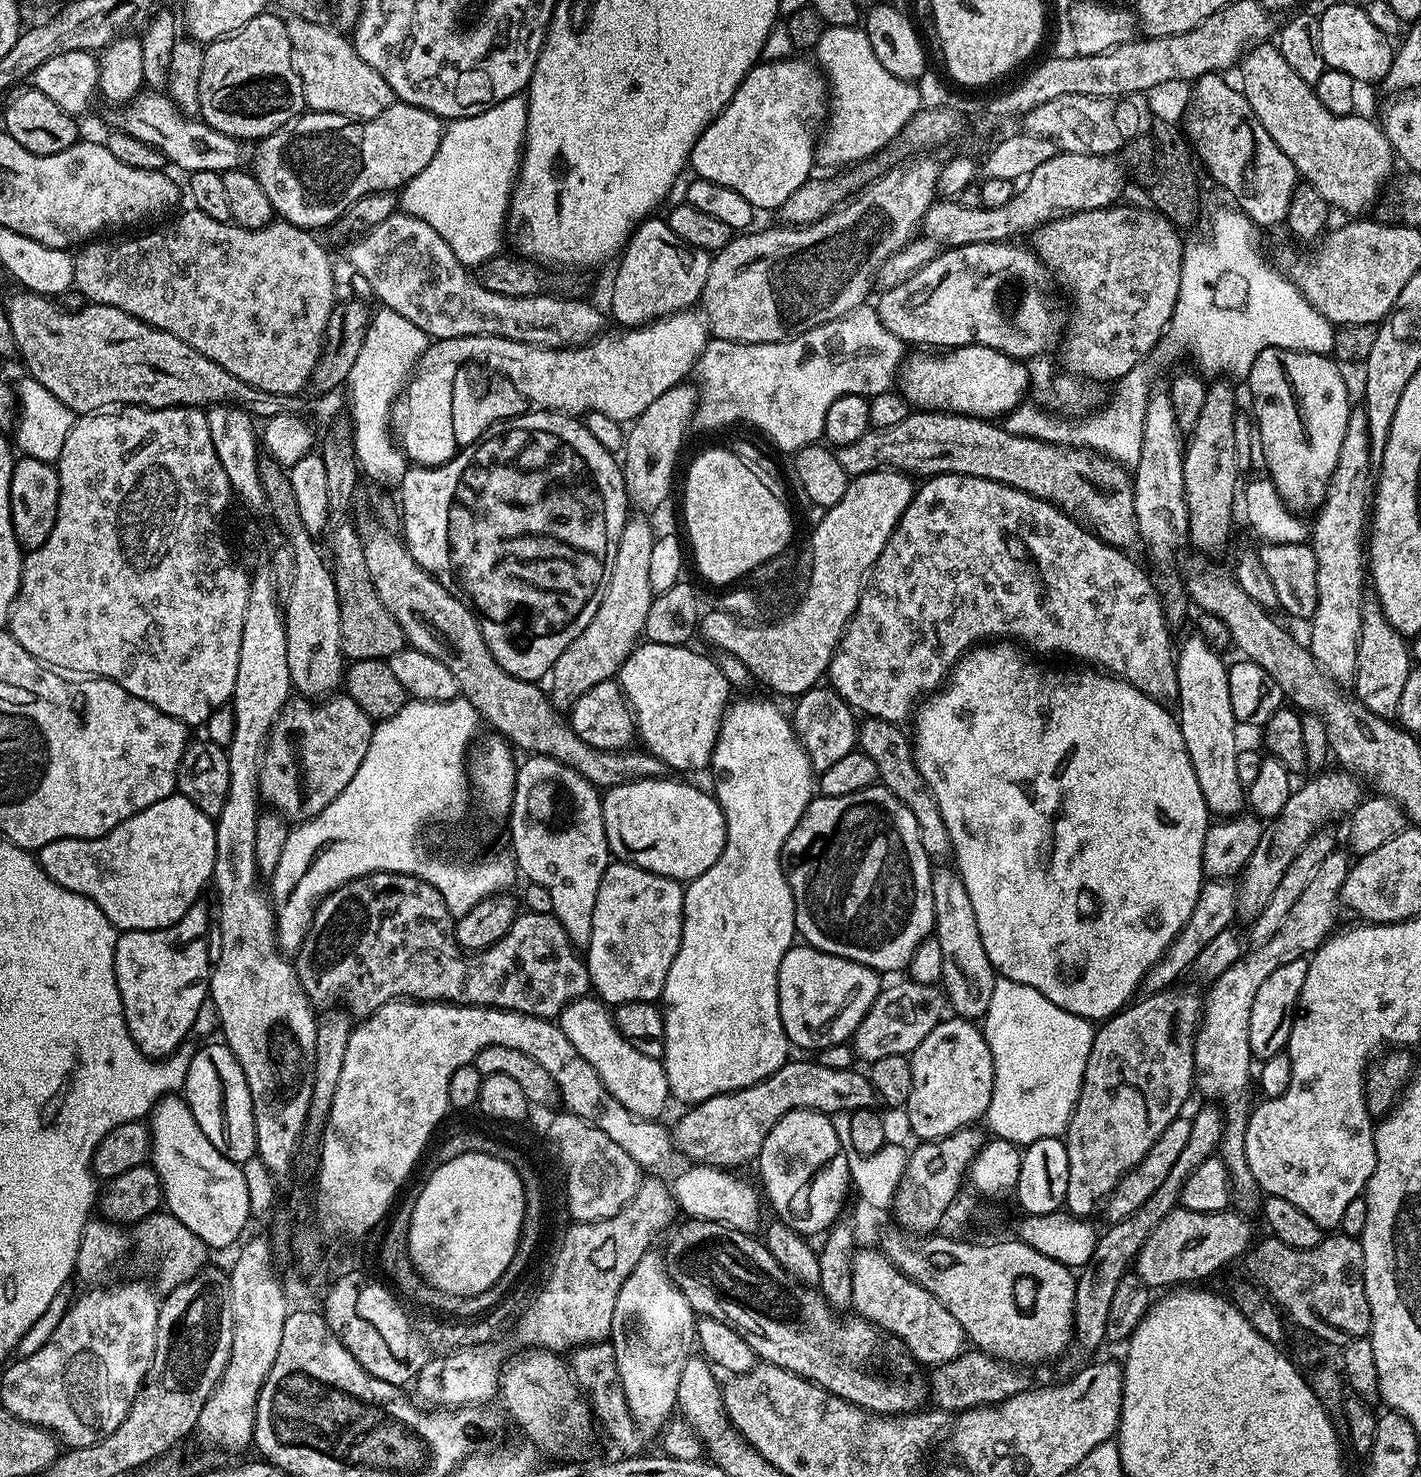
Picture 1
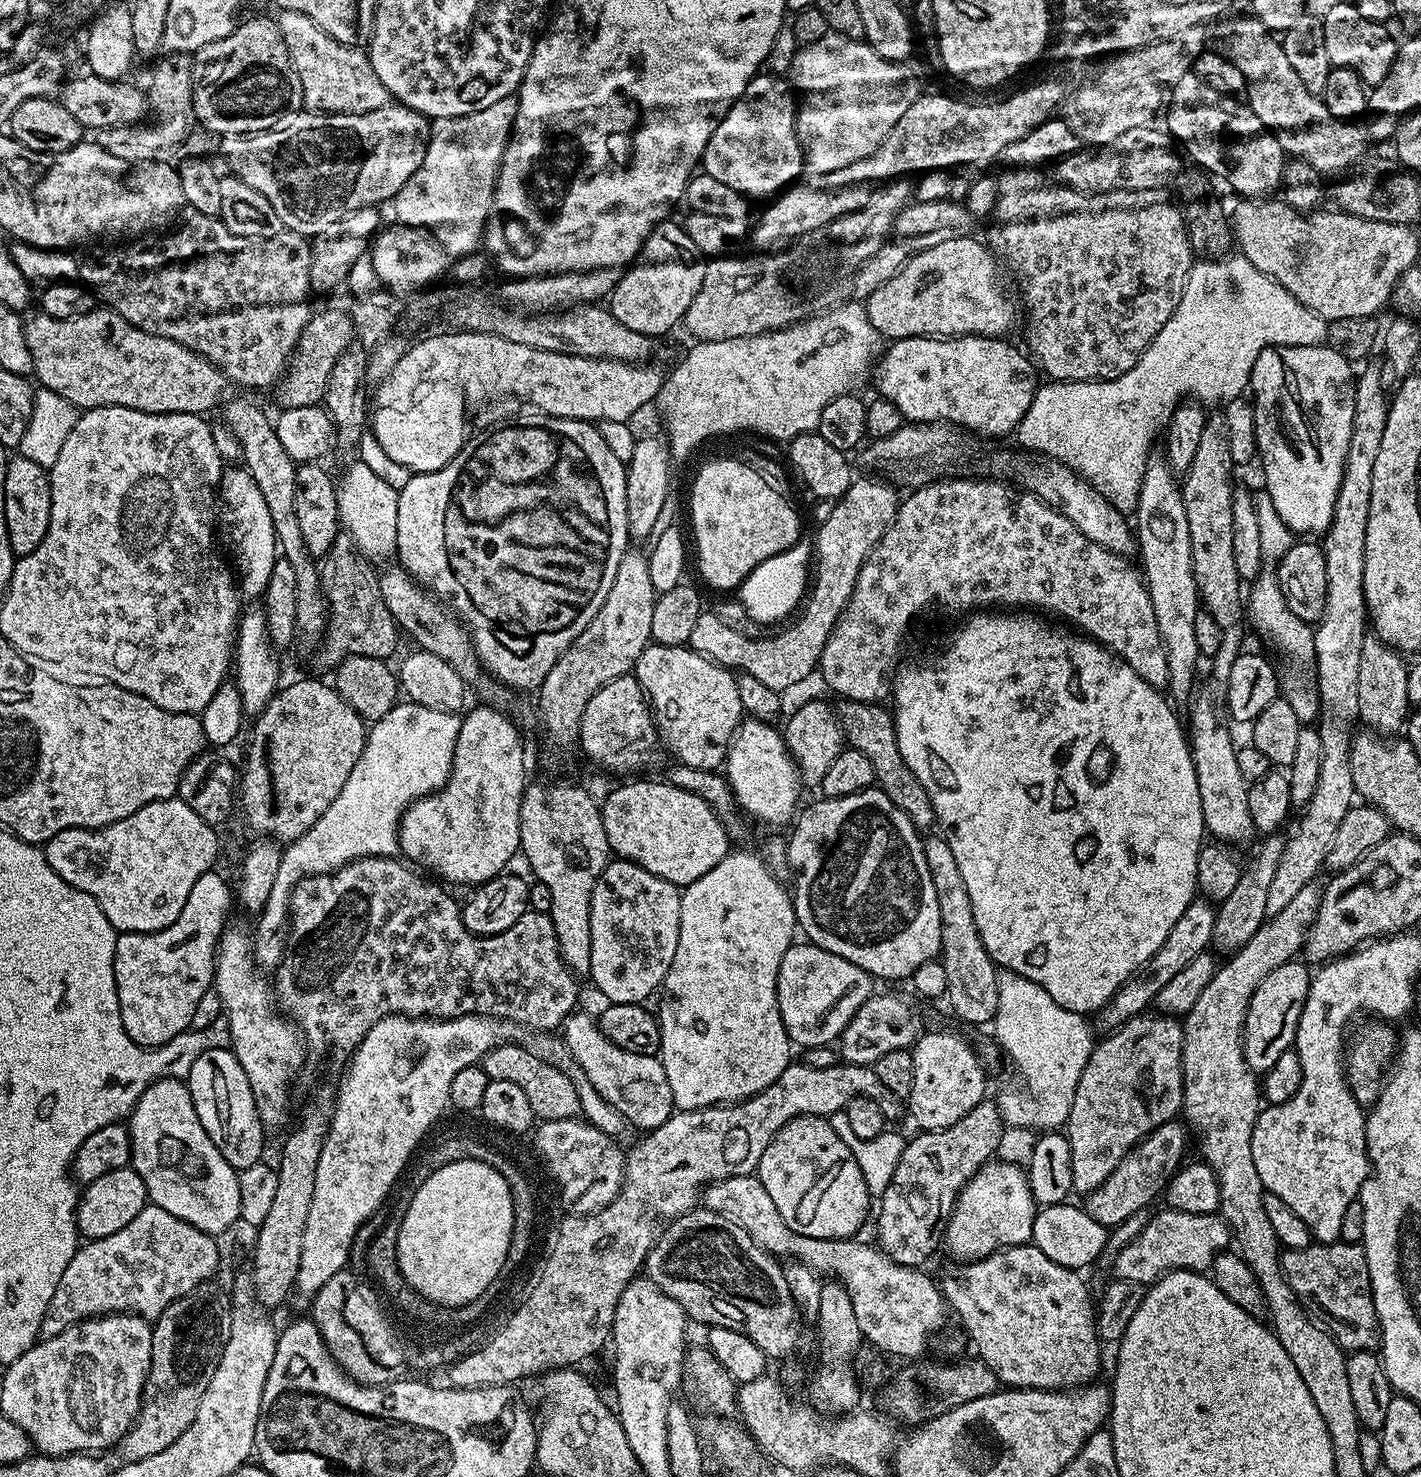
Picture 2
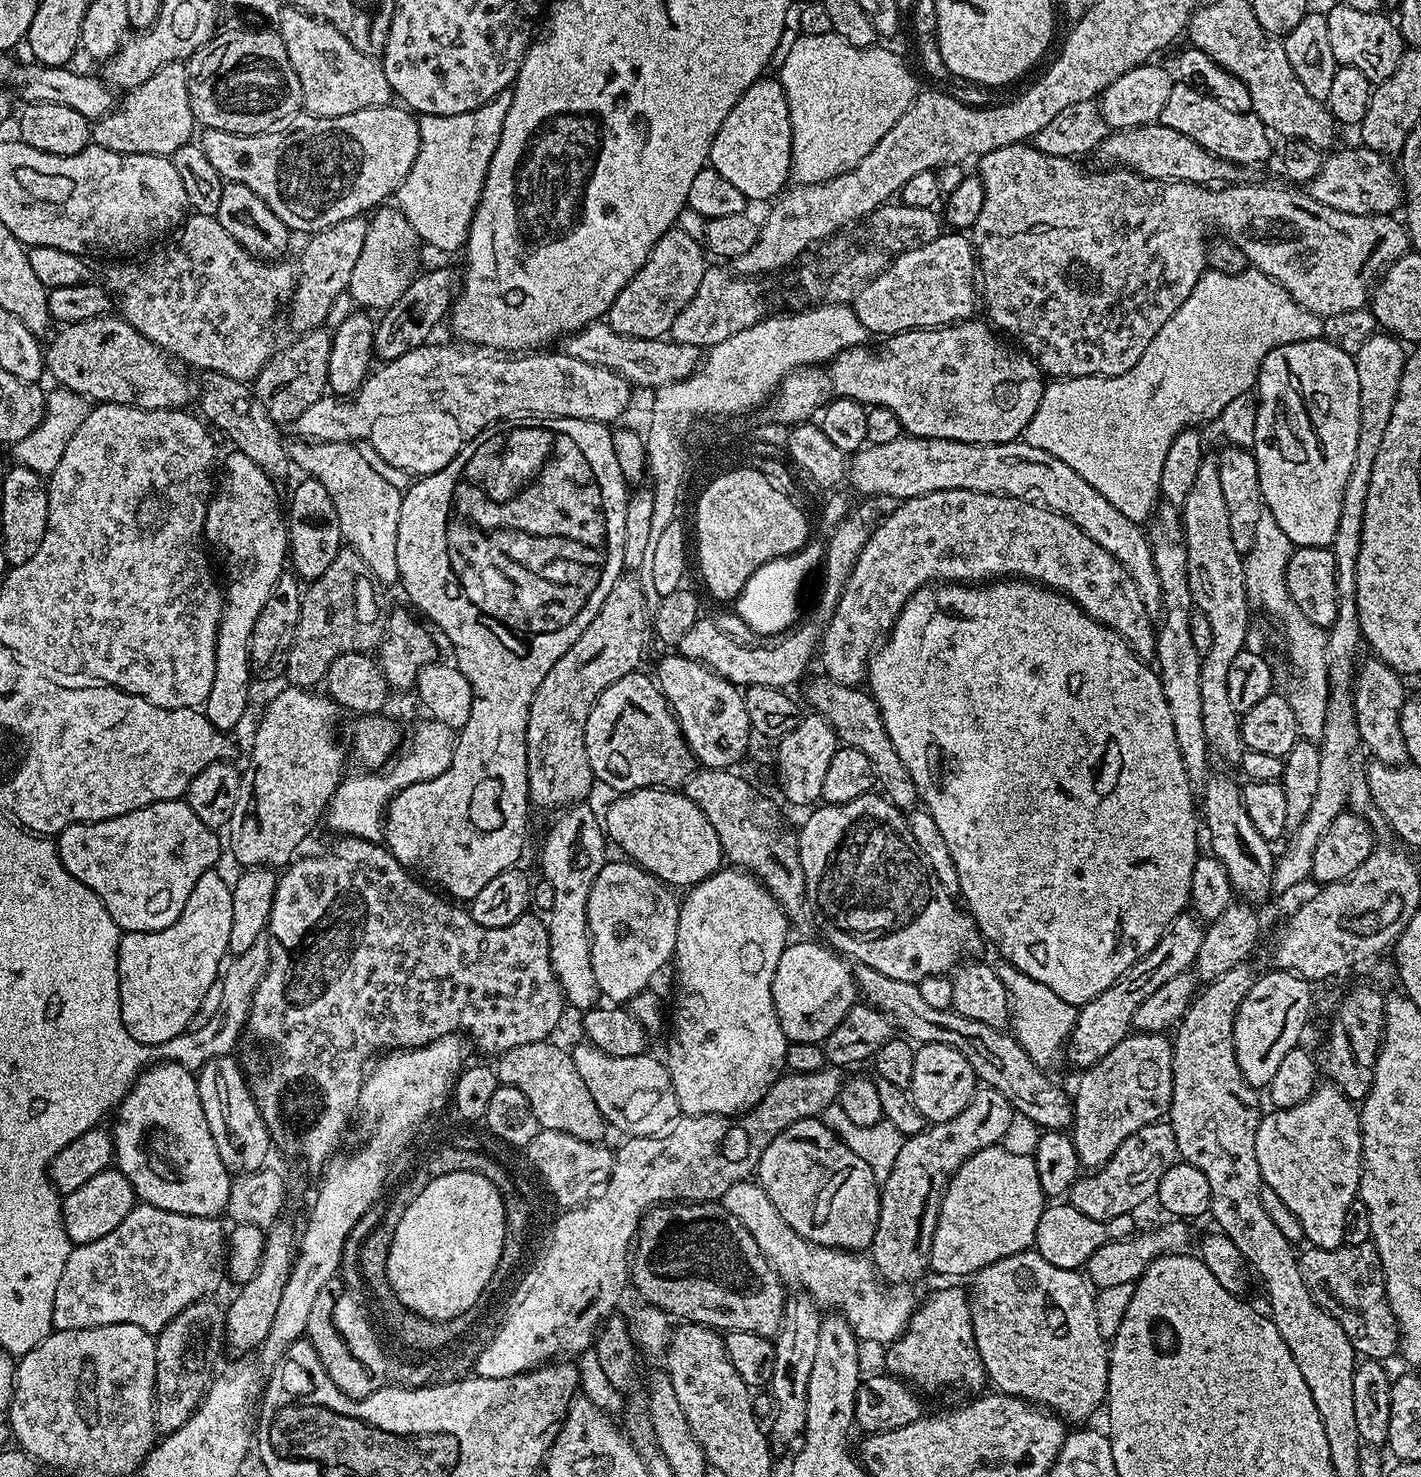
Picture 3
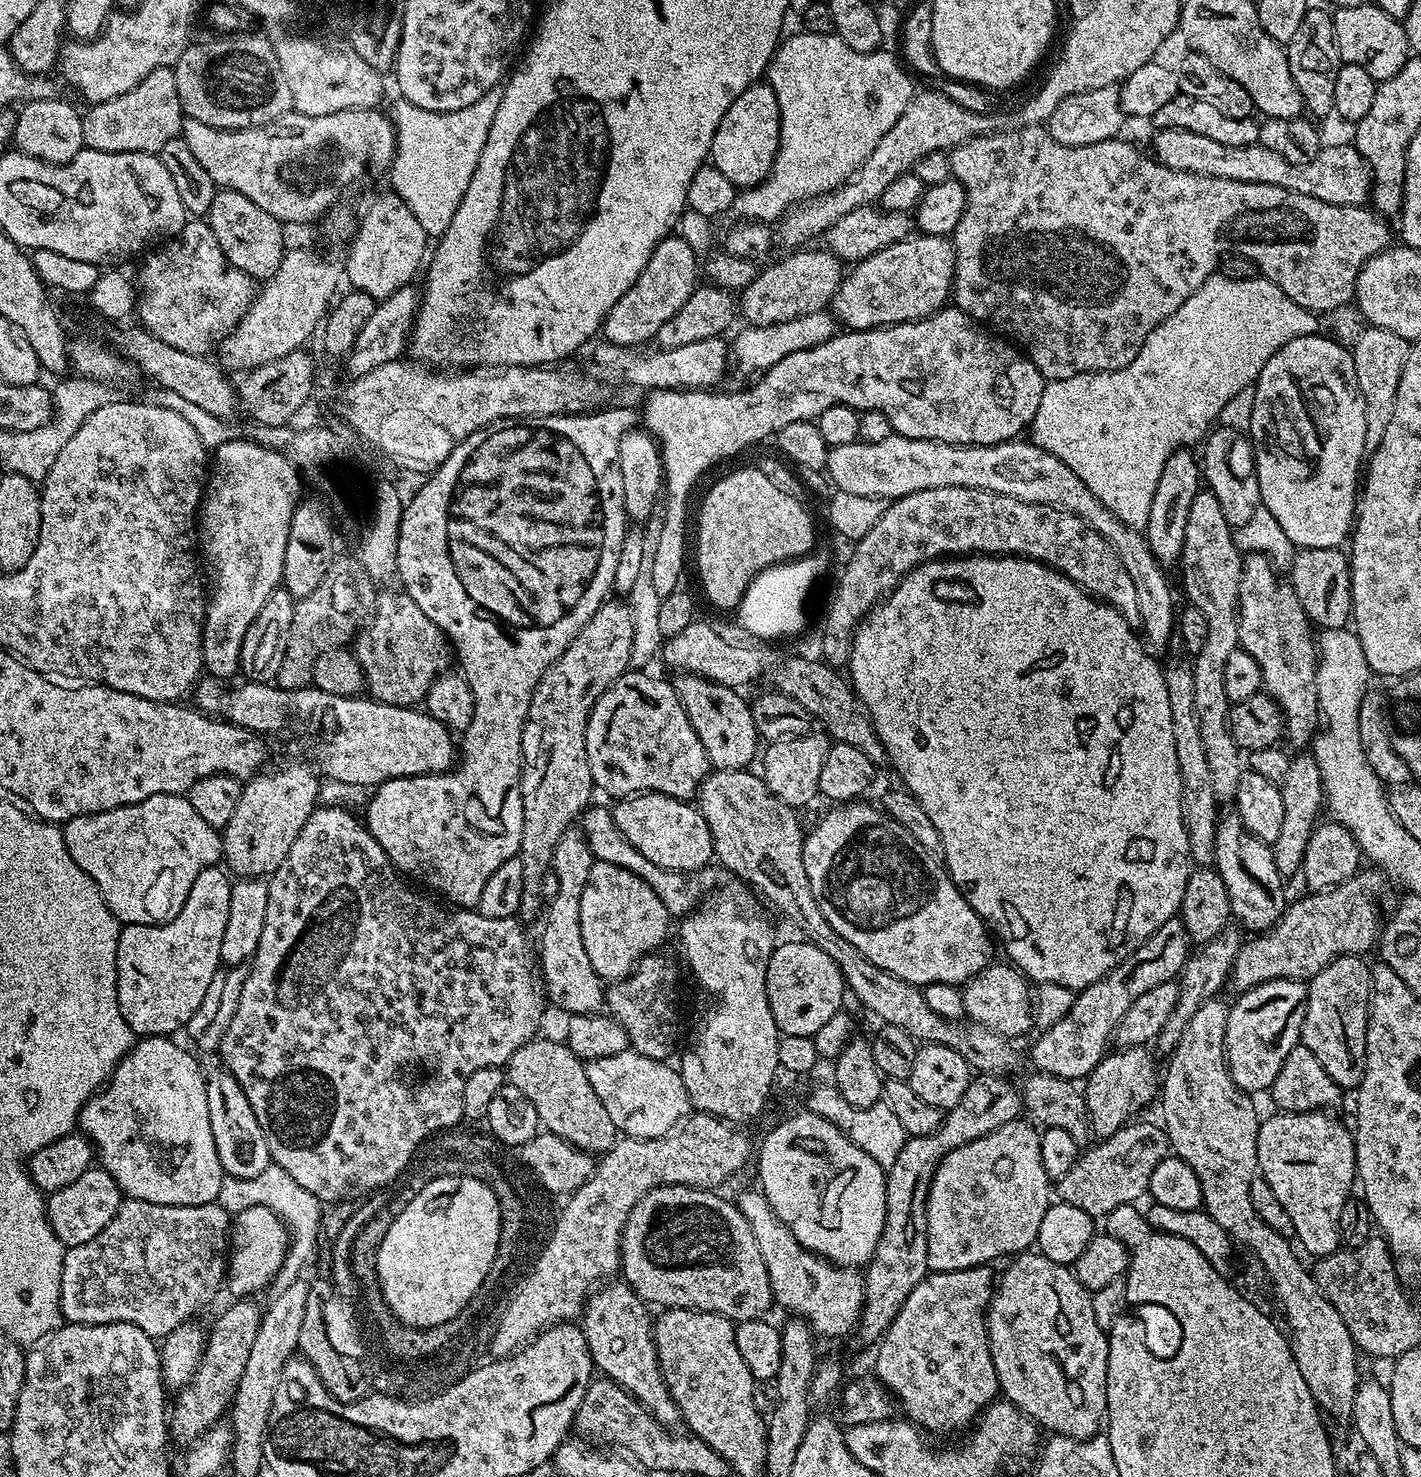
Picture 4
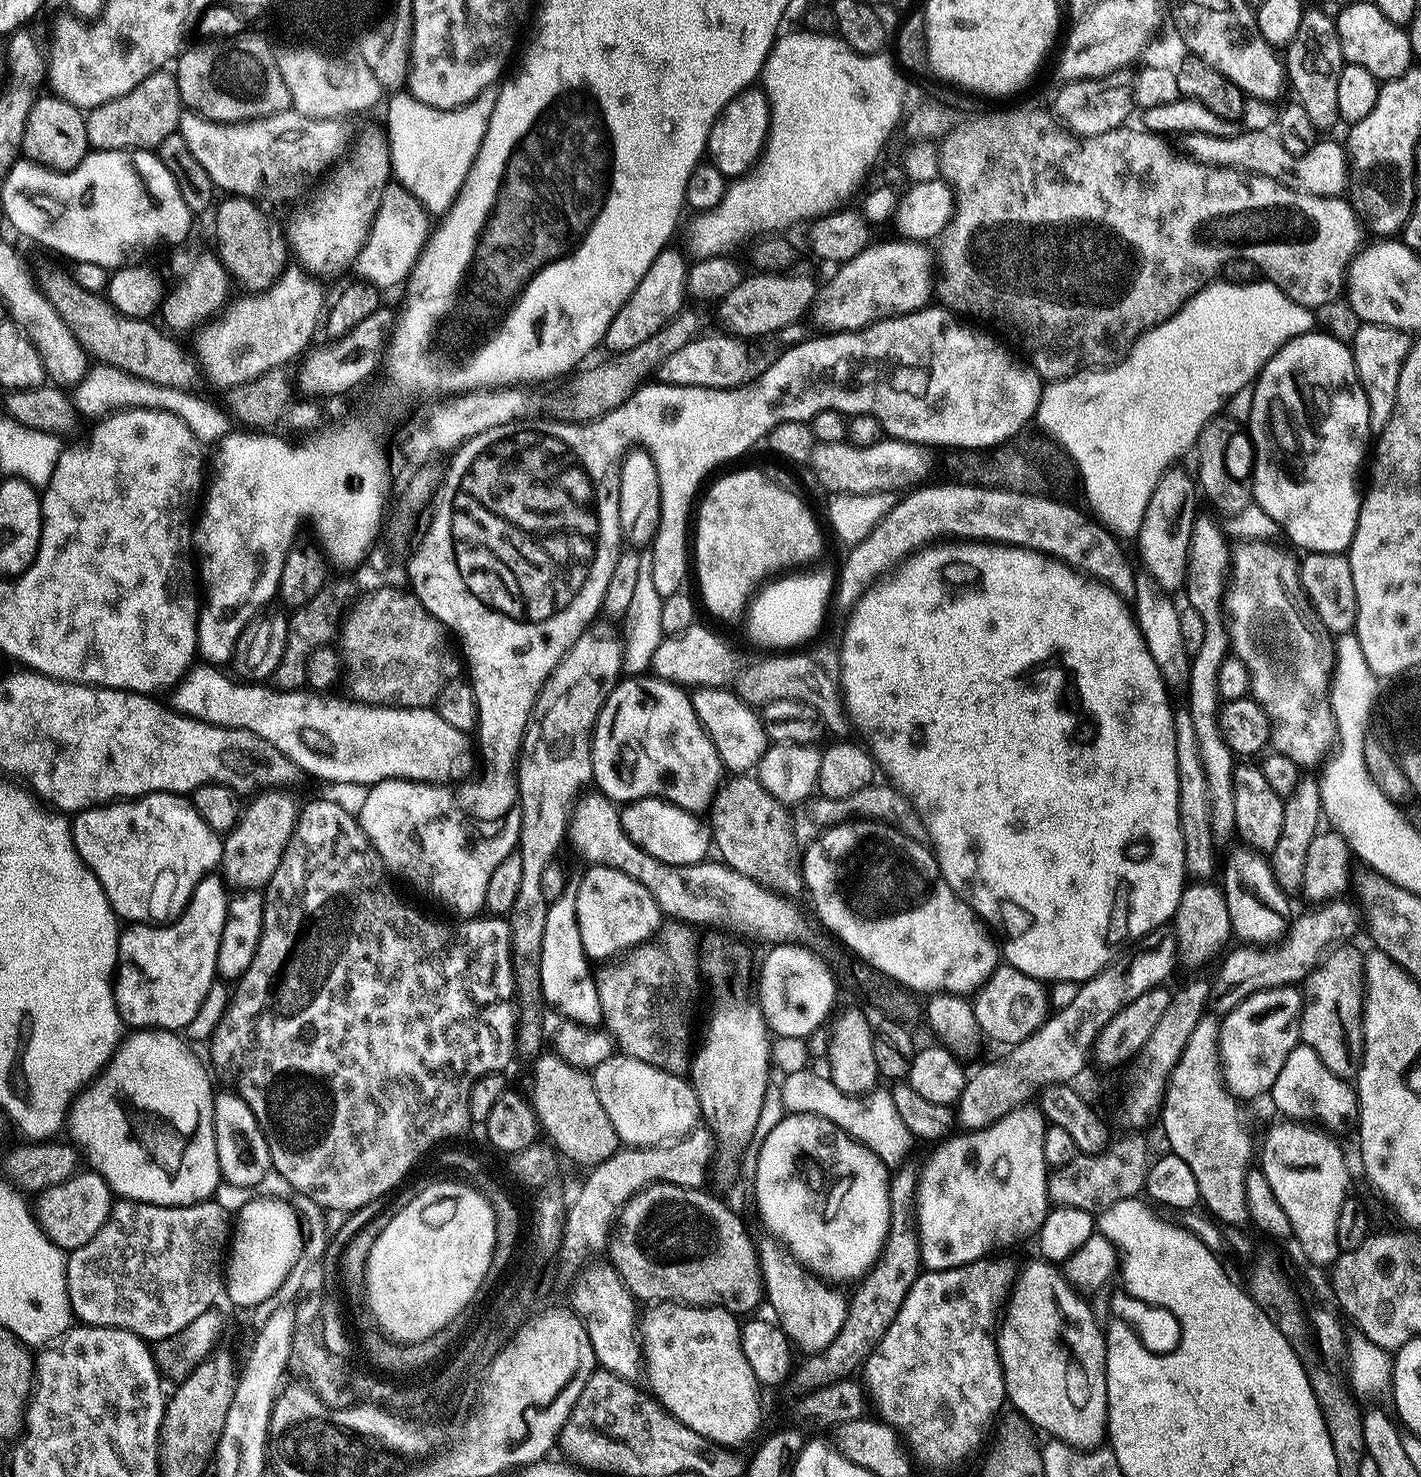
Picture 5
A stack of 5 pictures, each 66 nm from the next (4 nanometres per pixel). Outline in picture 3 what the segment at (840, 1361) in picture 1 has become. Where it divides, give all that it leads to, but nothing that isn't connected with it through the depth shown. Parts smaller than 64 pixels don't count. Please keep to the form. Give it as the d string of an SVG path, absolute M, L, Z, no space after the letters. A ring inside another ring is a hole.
M669 1202L648 1209L640 1219L640 1231L636 1234L634 1251L630 1256L630 1284L633 1289L636 1287L640 1291L641 1297L639 1299L641 1301L655 1305L656 1308L668 1313L669 1317L681 1316L679 1318L681 1321L707 1324L708 1327L717 1330L727 1330L728 1332L748 1331L750 1334L772 1338L780 1331L780 1323L784 1317L784 1302L786 1299L784 1281L770 1266L768 1259L764 1257L758 1242L754 1242L754 1238L750 1238L750 1230L746 1230L746 1226L742 1226L742 1222L738 1222L738 1218L734 1218L734 1214L727 1212L723 1203L720 1202Z

